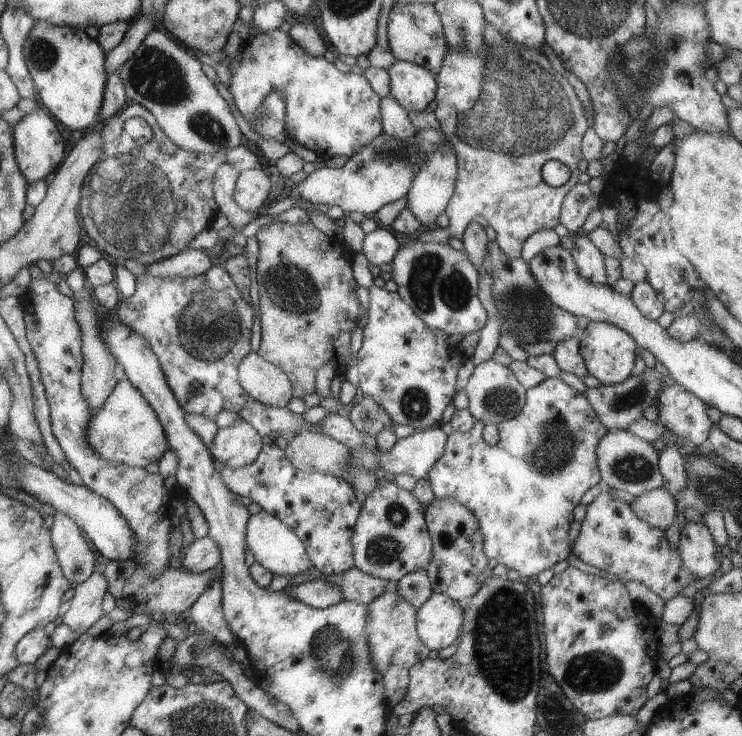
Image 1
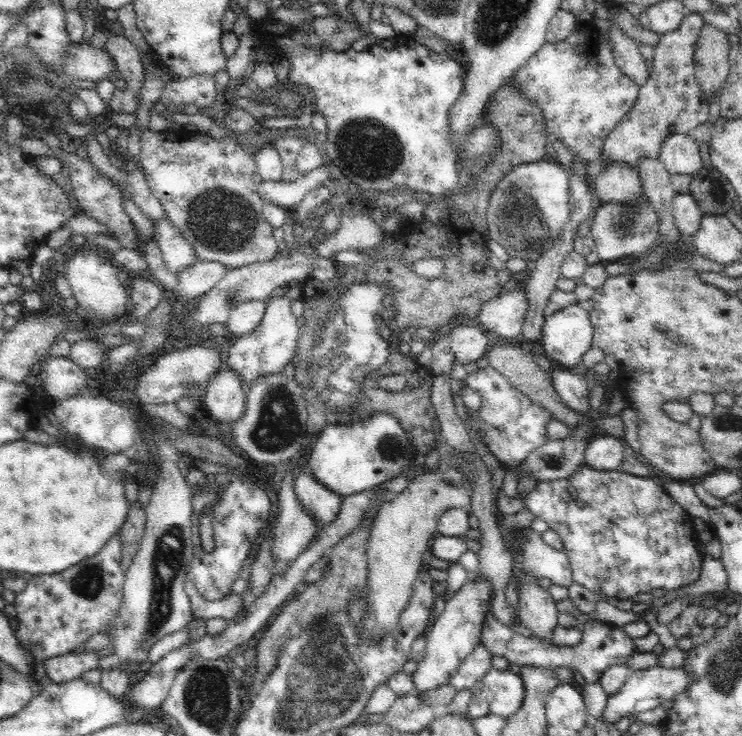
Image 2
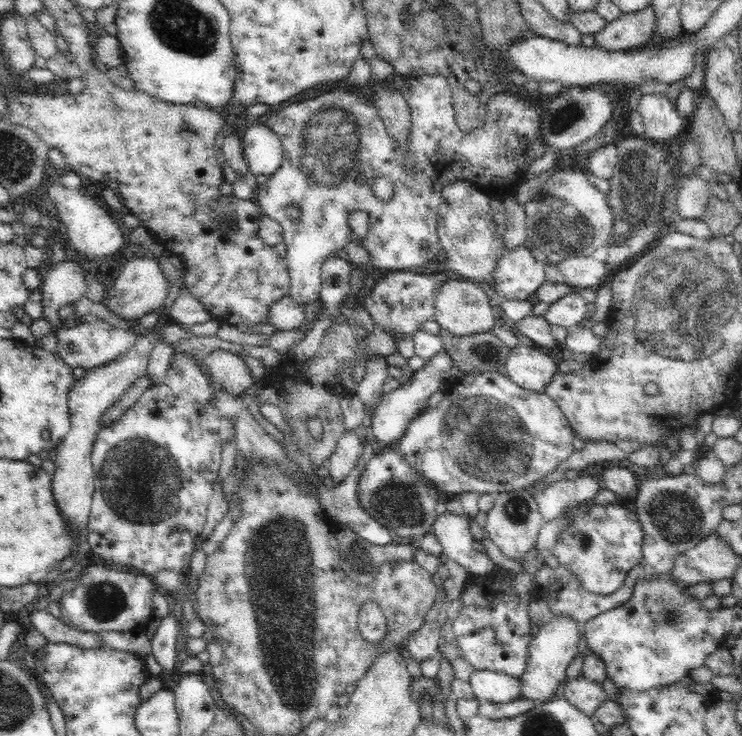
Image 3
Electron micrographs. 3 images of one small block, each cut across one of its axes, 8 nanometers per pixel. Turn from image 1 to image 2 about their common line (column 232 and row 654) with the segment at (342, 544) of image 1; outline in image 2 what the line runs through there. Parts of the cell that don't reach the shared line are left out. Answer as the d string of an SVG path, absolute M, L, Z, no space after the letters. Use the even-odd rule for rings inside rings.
M481 638L478 640L478 644L474 646L474 650L464 659L464 662L453 672L449 685L457 688L458 690L476 691L478 686L476 682L493 667L492 666L493 654L481 643Z

